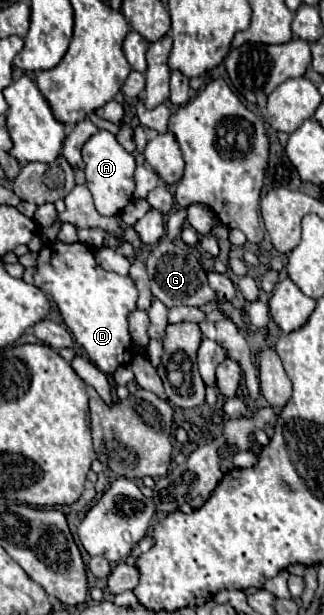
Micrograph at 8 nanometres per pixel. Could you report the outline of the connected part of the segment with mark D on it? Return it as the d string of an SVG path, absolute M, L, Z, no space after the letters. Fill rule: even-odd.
M54 240L38 254L34 284L52 296L74 340L104 374L114 374L126 360L130 362L132 340L128 334L128 314L136 308L138 298L130 276L100 270L94 264L94 252L82 242L64 244Z

